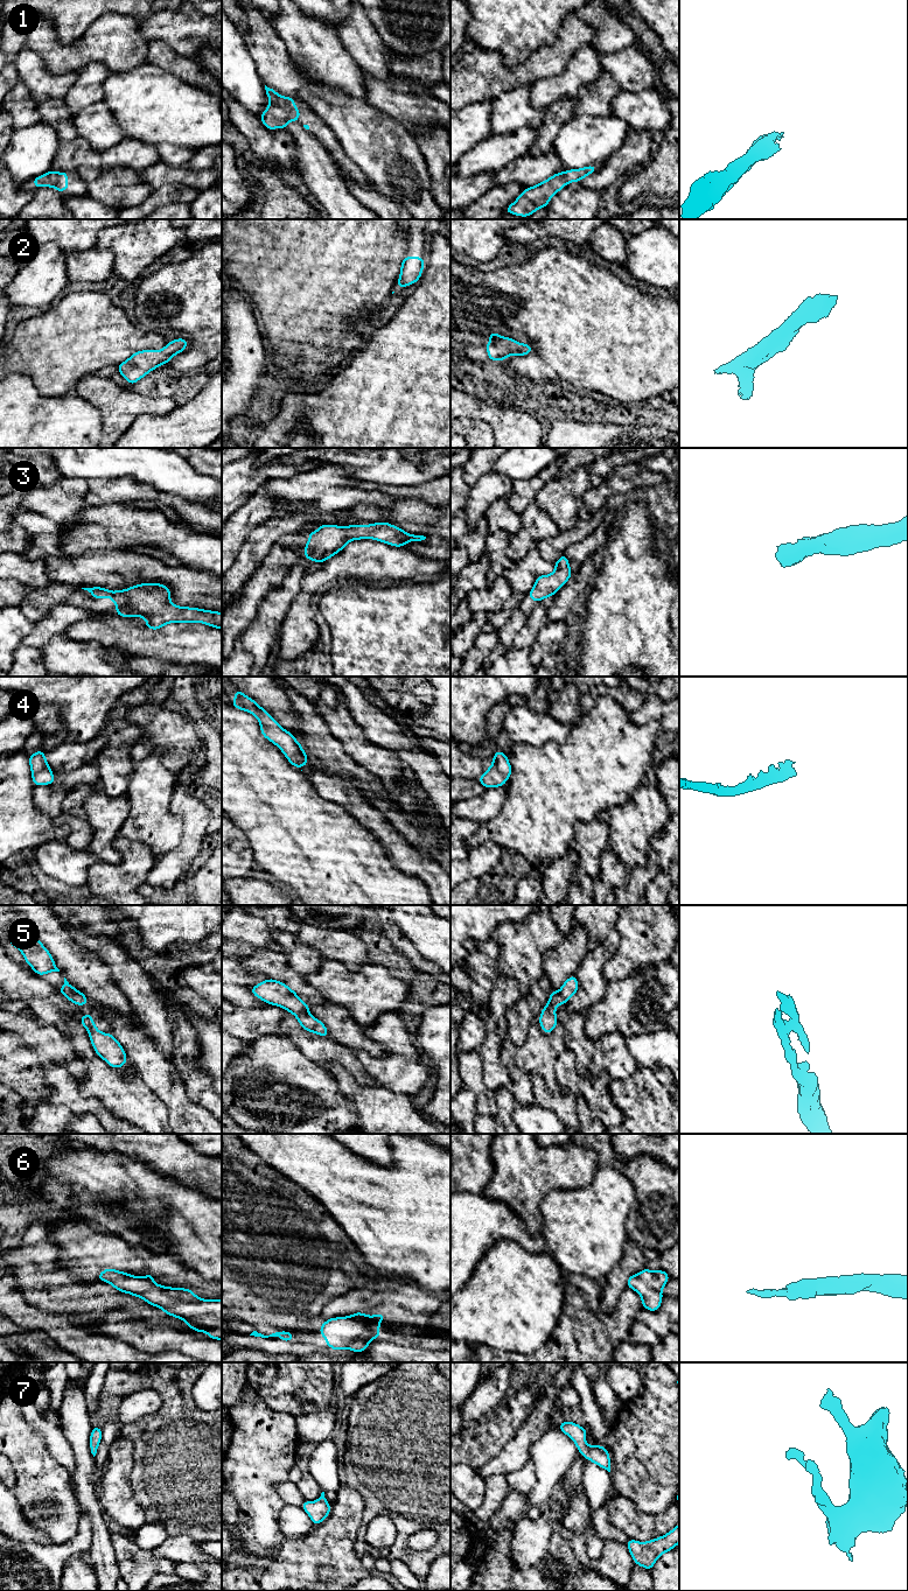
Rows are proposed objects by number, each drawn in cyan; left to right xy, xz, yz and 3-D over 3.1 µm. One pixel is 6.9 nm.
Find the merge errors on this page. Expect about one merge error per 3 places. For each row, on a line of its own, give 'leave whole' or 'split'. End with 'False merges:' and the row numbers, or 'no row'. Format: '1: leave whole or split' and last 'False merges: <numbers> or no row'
1: leave whole
2: leave whole
3: leave whole
4: leave whole
5: leave whole
6: leave whole
7: leave whole
False merges: no row

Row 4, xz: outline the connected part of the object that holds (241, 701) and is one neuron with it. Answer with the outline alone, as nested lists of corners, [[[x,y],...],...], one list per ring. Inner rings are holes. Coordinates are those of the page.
[[[237,688],[232,706],[236,709],[245,710],[254,715],[260,724],[261,735],[277,745],[293,766],[301,770],[302,765],[308,765],[308,756],[294,735],[285,728],[281,728],[279,722],[274,720],[268,712],[260,707],[258,702]]]

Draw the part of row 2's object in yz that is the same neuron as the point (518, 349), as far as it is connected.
[[[489,334],[489,343],[486,345],[488,359],[494,362],[505,360],[510,355],[526,356],[532,352],[531,345],[516,342],[511,337],[504,337],[498,334]]]

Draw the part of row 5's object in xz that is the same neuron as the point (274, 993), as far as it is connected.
[[[267,979],[252,987],[250,991],[267,1004],[278,1005],[287,1010],[291,1015],[295,1015],[296,1021],[303,1030],[322,1037],[329,1037],[327,1026],[308,1012],[312,1007],[306,1004],[298,994],[284,982]]]

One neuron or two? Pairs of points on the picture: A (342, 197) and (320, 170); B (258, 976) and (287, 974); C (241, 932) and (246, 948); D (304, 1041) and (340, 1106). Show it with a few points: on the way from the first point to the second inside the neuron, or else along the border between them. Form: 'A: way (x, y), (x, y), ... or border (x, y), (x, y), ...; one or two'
A: way (335, 190), (322, 177); one
B: border (241, 962), (243, 966), (259, 969), (269, 978); two
C: border (234, 940), (250, 943), (257, 947); two
D: border (295, 1044), (309, 1059), (321, 1065); two

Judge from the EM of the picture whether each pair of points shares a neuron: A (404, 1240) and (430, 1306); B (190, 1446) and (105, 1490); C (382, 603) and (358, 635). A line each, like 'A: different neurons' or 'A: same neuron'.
A: different neurons
B: different neurons
C: same neuron

